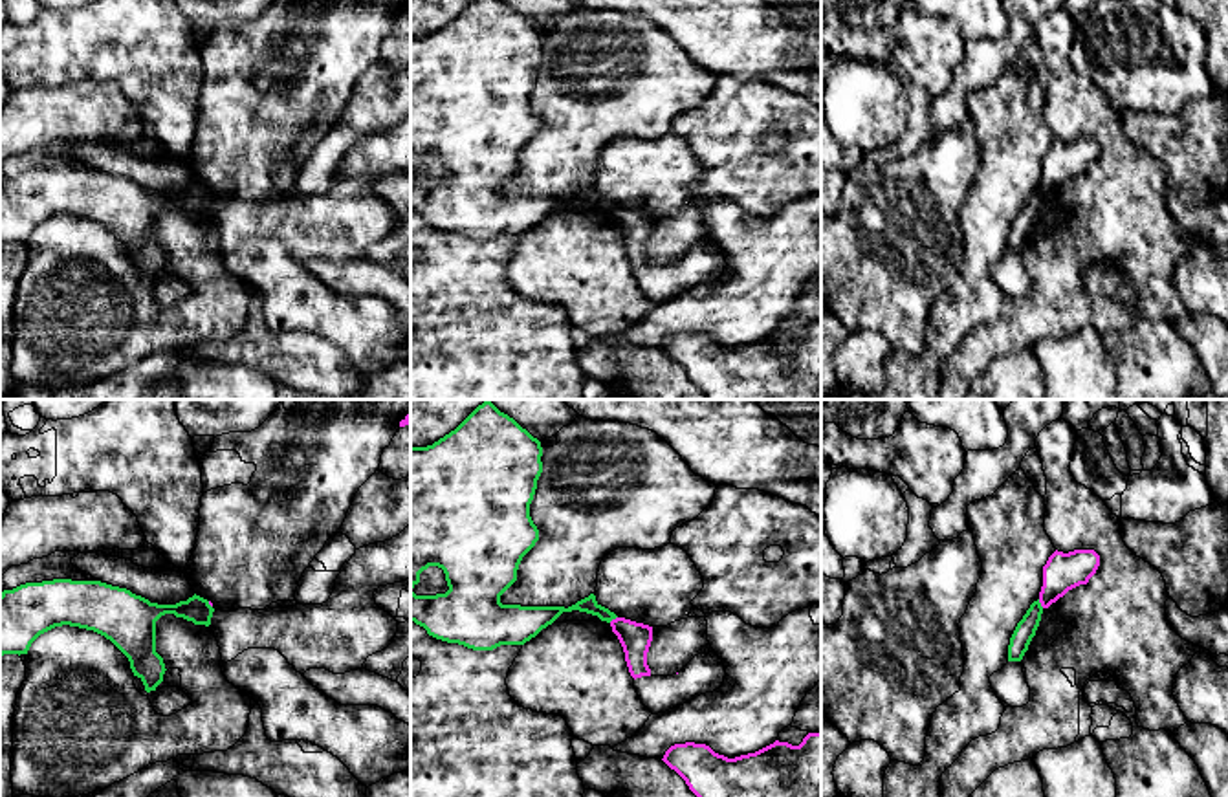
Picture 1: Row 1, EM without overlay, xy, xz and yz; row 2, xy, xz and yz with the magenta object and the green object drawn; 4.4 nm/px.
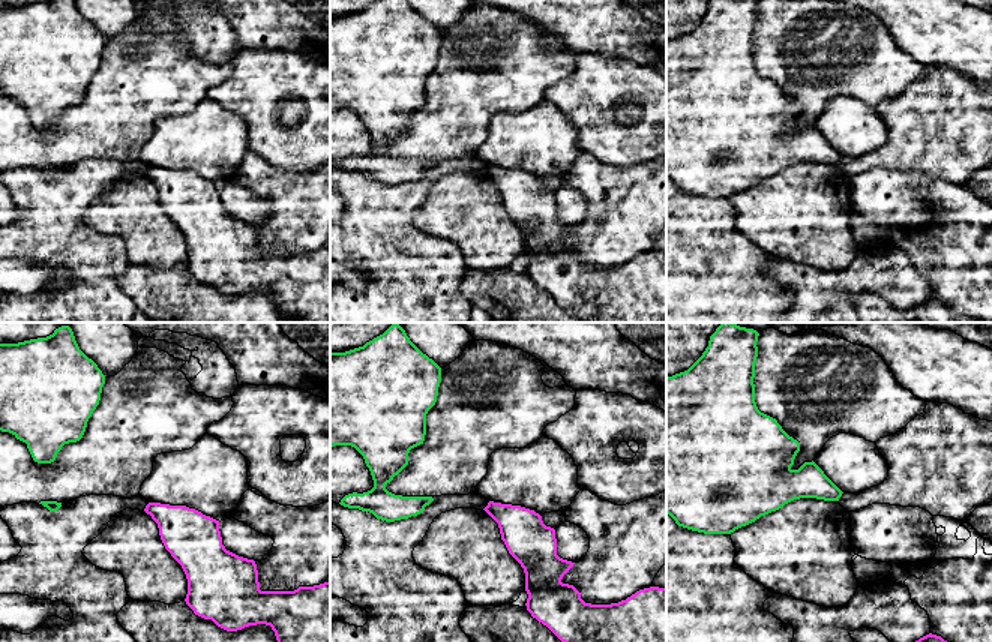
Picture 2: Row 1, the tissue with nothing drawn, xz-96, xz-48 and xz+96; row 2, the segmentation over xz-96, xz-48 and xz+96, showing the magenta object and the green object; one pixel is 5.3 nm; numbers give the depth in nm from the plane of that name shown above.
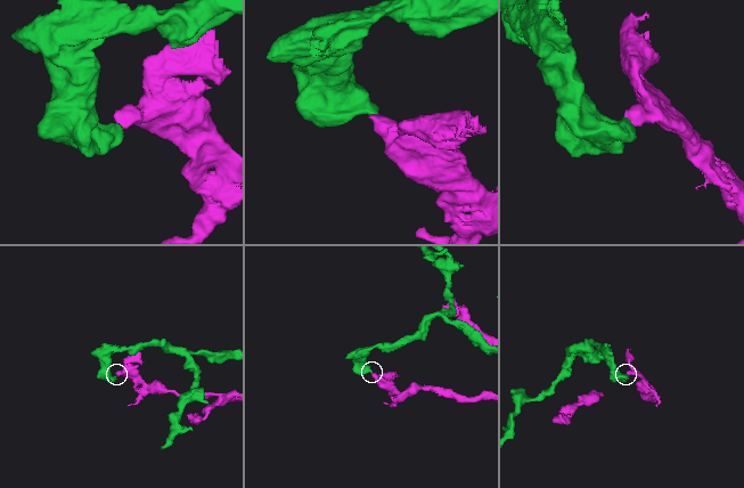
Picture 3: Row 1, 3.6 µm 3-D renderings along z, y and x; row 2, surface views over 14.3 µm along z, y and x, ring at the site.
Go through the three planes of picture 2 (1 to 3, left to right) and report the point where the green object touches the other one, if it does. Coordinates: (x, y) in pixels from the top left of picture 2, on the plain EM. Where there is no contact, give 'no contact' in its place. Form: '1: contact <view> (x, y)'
1: no contact
2: no contact
3: no contact

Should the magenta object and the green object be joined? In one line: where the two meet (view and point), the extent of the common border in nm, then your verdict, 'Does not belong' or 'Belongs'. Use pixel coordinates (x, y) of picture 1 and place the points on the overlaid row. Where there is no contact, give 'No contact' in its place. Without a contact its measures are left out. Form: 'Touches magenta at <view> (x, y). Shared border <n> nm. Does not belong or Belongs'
Touches magenta at yz (1040, 601). Shared border 50 nm. Does not belong

